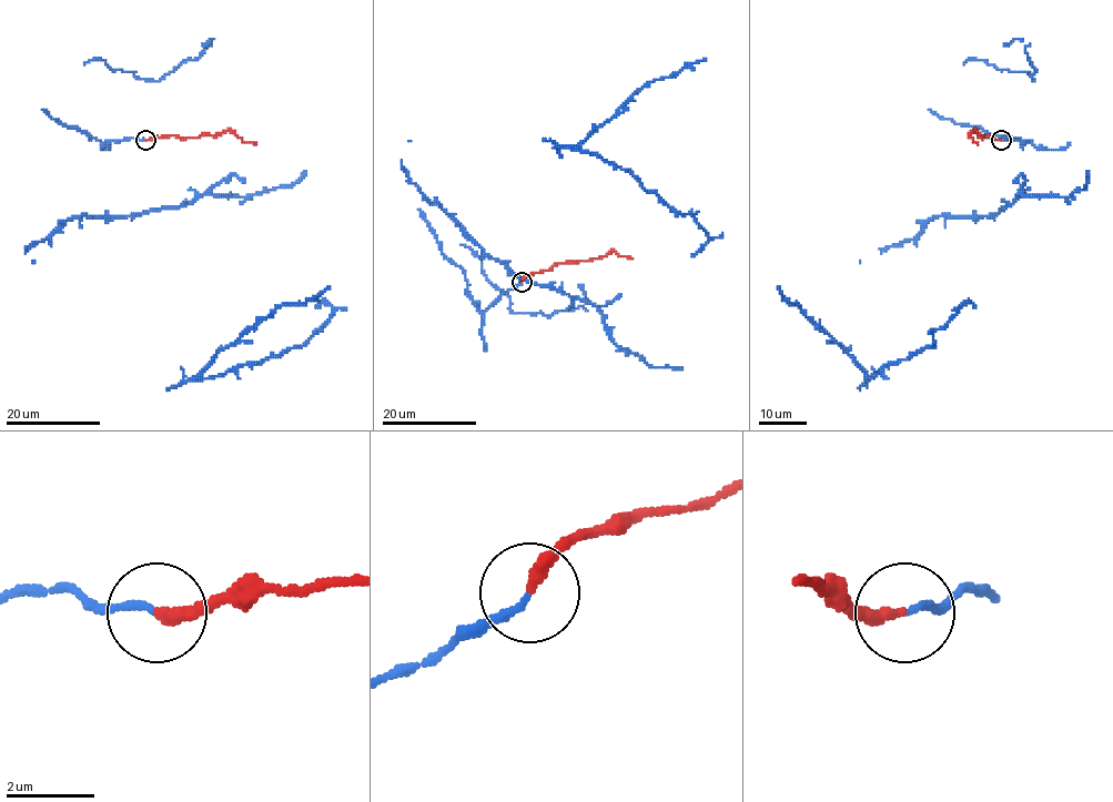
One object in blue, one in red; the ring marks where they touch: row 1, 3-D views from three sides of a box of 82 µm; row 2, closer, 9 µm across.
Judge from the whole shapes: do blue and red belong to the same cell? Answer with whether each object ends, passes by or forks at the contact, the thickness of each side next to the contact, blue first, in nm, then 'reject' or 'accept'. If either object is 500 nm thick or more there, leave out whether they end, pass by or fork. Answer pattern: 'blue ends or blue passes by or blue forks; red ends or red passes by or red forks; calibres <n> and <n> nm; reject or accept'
blue ends; red ends; calibres 150 and 280 nm; accept

